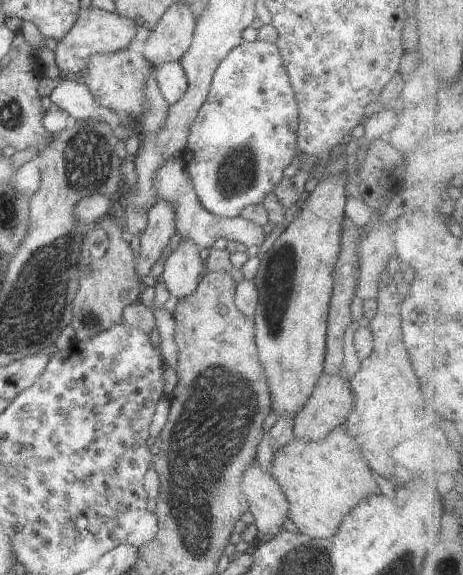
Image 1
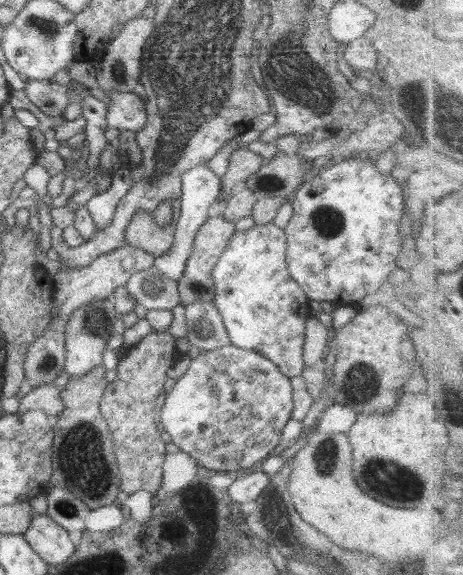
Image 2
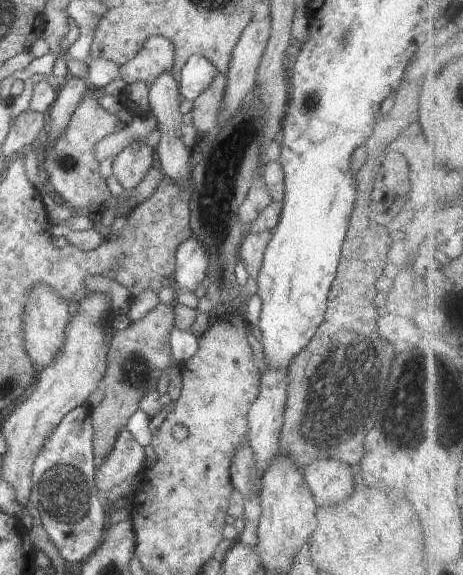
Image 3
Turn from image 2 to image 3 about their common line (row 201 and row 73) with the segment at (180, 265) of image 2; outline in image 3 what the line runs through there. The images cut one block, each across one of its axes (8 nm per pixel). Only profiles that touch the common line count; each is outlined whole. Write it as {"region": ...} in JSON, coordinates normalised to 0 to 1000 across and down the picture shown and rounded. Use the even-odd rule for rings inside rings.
{"region":[[[415,96],[389,120],[389,129],[384,139],[389,167],[415,174],[454,150],[469,122],[441,97]]]}

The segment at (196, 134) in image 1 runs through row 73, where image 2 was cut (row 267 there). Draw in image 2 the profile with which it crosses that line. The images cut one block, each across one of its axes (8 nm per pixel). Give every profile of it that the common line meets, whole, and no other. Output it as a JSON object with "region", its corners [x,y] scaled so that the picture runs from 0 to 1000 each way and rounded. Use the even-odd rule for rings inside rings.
{"region":[[[592,388],[553,390],[531,403],[512,400],[462,463],[458,478],[469,503],[462,529],[482,555],[497,595],[514,605],[568,616],[626,659],[648,654],[659,638],[652,623],[659,562],[672,550],[672,534],[667,518],[622,475],[616,437],[616,400]]]}

